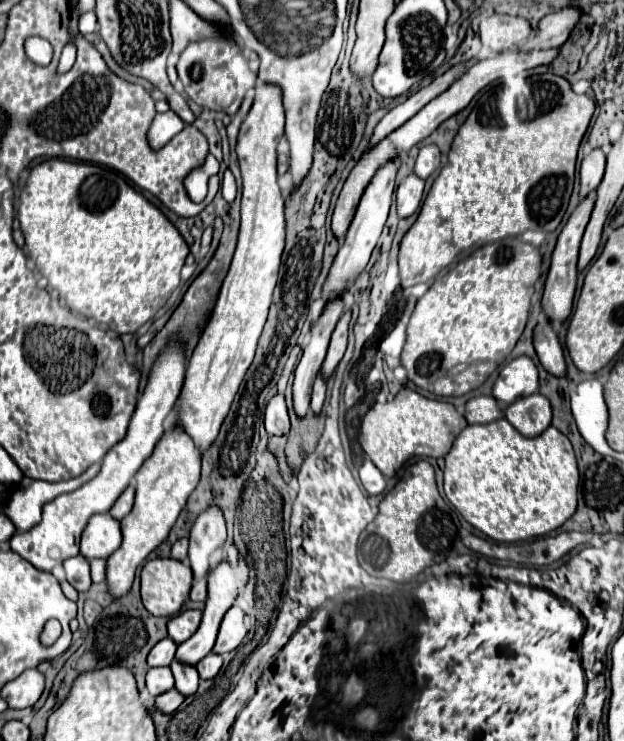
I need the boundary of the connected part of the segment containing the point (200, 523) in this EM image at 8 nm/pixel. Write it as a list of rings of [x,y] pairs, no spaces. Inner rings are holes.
[[[220,507],[202,511],[190,533],[190,567],[194,577],[206,575],[212,553],[226,541],[226,521]]]

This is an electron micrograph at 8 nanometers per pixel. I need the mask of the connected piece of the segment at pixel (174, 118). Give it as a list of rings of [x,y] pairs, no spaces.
[[[166,111],[166,113],[158,113],[150,125],[148,131],[148,143],[152,149],[160,149],[162,145],[166,145],[166,141],[170,137],[174,137],[176,133],[180,133],[184,127],[182,119],[174,113],[174,111]]]

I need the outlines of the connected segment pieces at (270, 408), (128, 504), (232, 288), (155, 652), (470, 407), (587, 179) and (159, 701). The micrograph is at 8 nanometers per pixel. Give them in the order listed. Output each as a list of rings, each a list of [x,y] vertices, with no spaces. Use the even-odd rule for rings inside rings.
[[[282,393],[274,395],[268,405],[266,405],[266,415],[264,415],[266,431],[270,435],[286,435],[290,431],[290,417],[288,417],[288,407],[286,399]]]
[[[130,485],[130,487],[126,487],[126,491],[118,497],[118,501],[112,505],[112,509],[110,509],[110,515],[114,517],[114,519],[122,519],[122,517],[126,517],[128,515],[128,511],[131,511],[134,504],[134,487]]]
[[[262,83],[256,89],[254,105],[240,127],[236,143],[244,181],[242,225],[236,253],[222,283],[216,307],[190,357],[180,405],[174,411],[174,419],[194,437],[202,451],[216,439],[242,377],[254,359],[256,343],[266,323],[272,291],[278,281],[286,235],[284,197],[276,183],[276,145],[280,135],[284,135],[282,93],[278,87]]]
[[[162,639],[148,655],[148,665],[150,667],[162,667],[162,665],[170,665],[174,659],[174,651],[176,651],[176,643],[172,639]]]
[[[480,395],[480,397],[472,397],[466,403],[464,417],[470,425],[474,425],[474,423],[492,423],[496,419],[502,419],[504,413],[502,413],[502,409],[494,397]]]
[[[592,149],[584,159],[580,167],[580,197],[586,197],[590,191],[598,187],[602,181],[606,167],[606,155],[602,149]]]
[[[170,689],[170,691],[156,697],[156,707],[164,713],[174,713],[182,705],[184,699],[186,697],[182,693],[178,693],[178,689]]]

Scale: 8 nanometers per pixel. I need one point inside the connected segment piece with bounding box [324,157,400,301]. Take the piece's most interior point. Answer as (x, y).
(372, 211)

